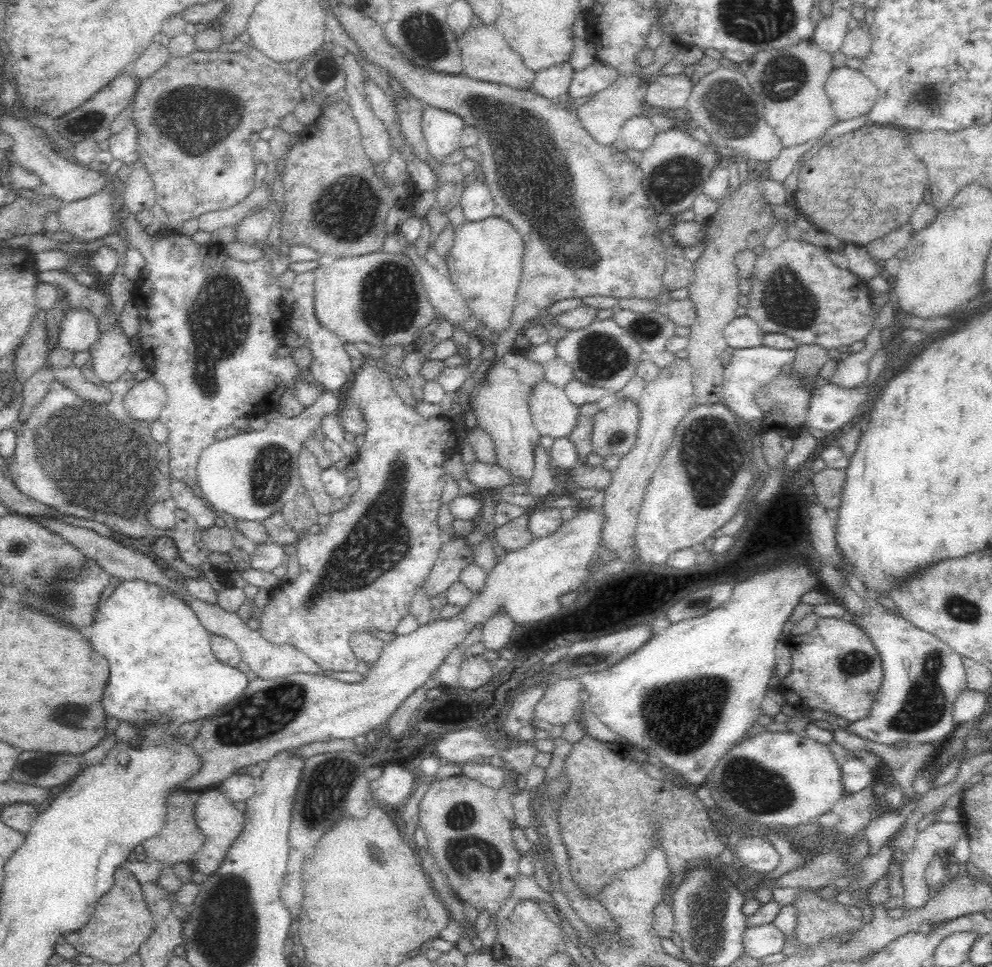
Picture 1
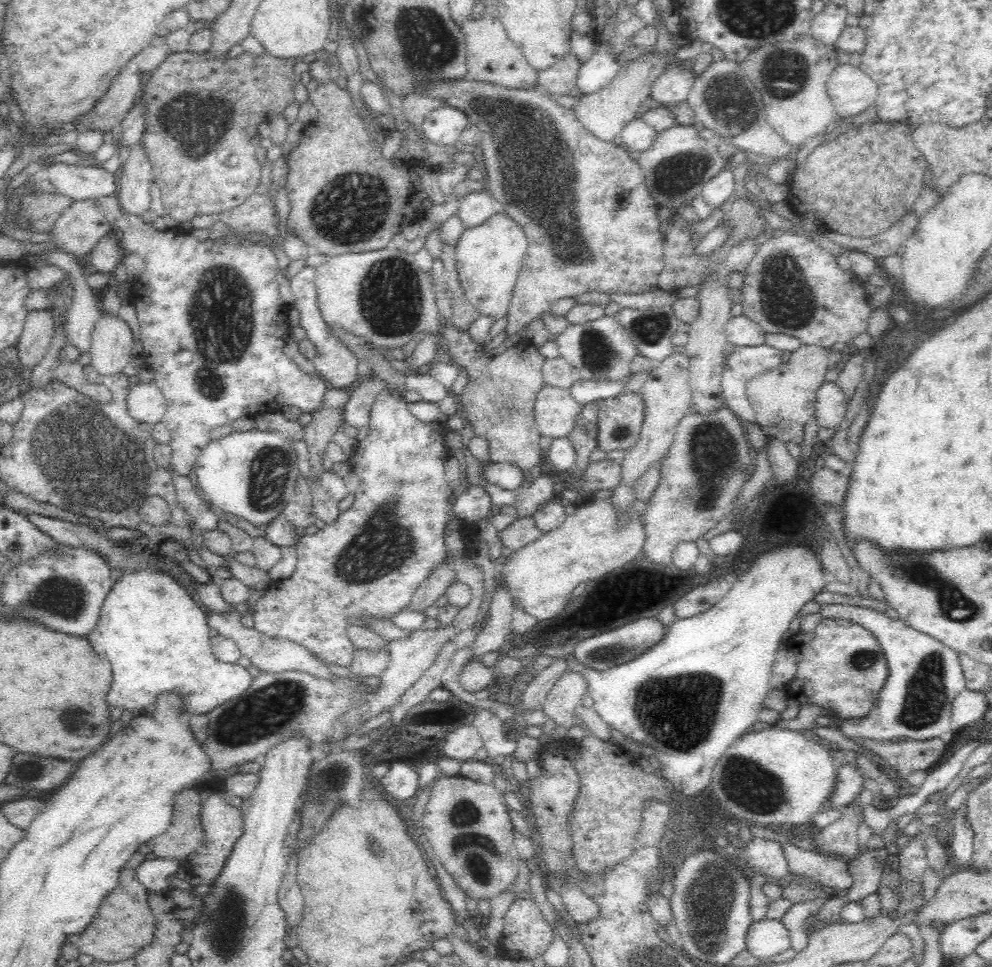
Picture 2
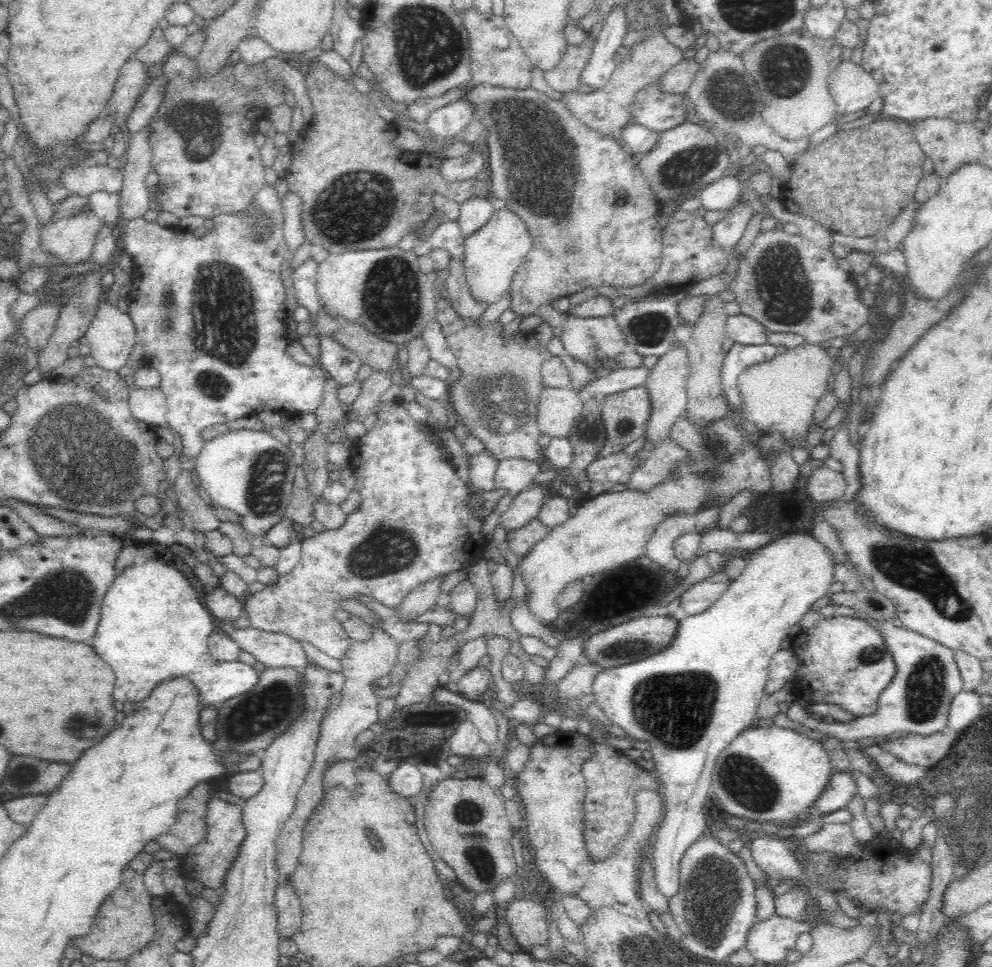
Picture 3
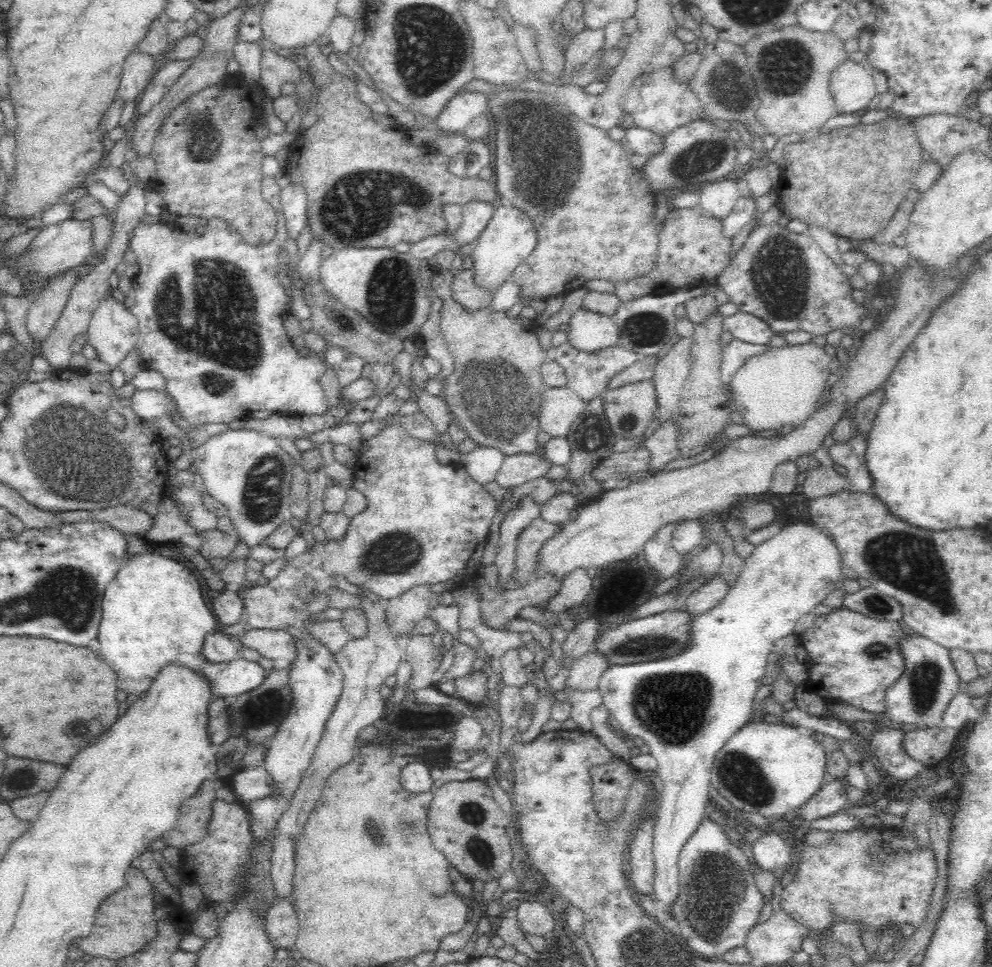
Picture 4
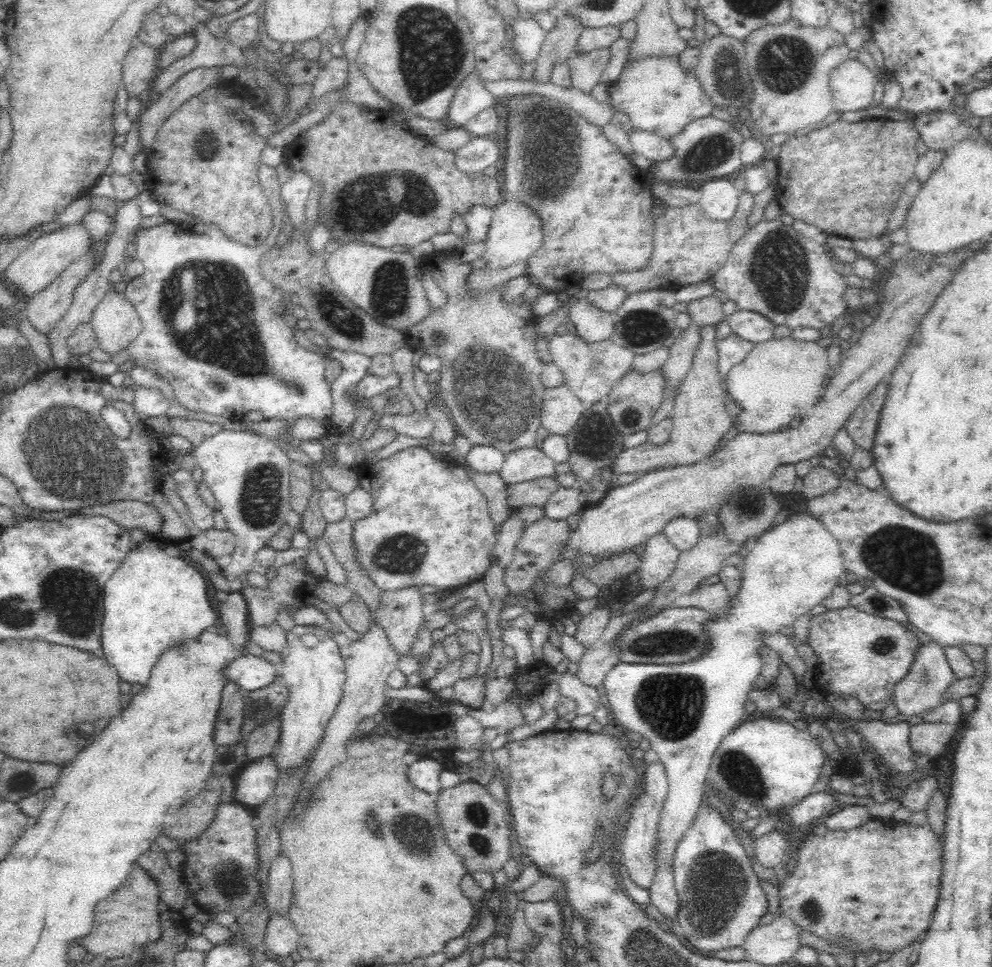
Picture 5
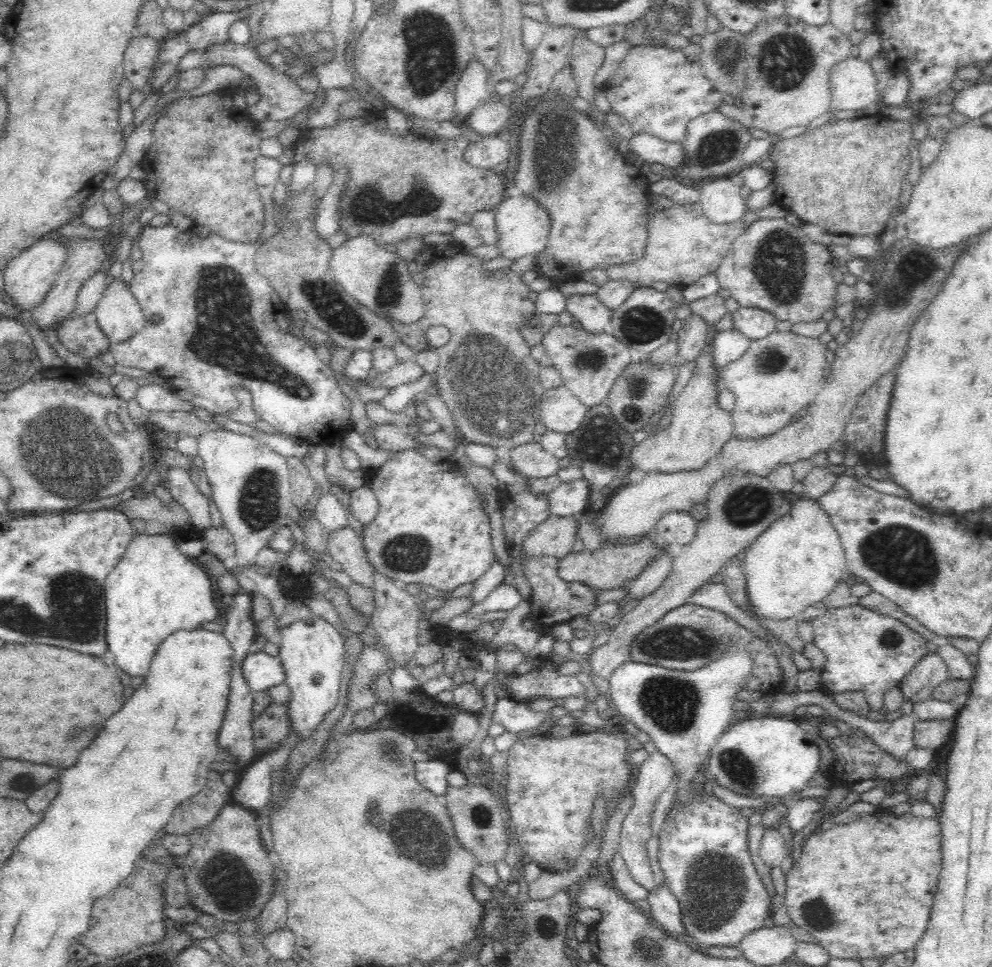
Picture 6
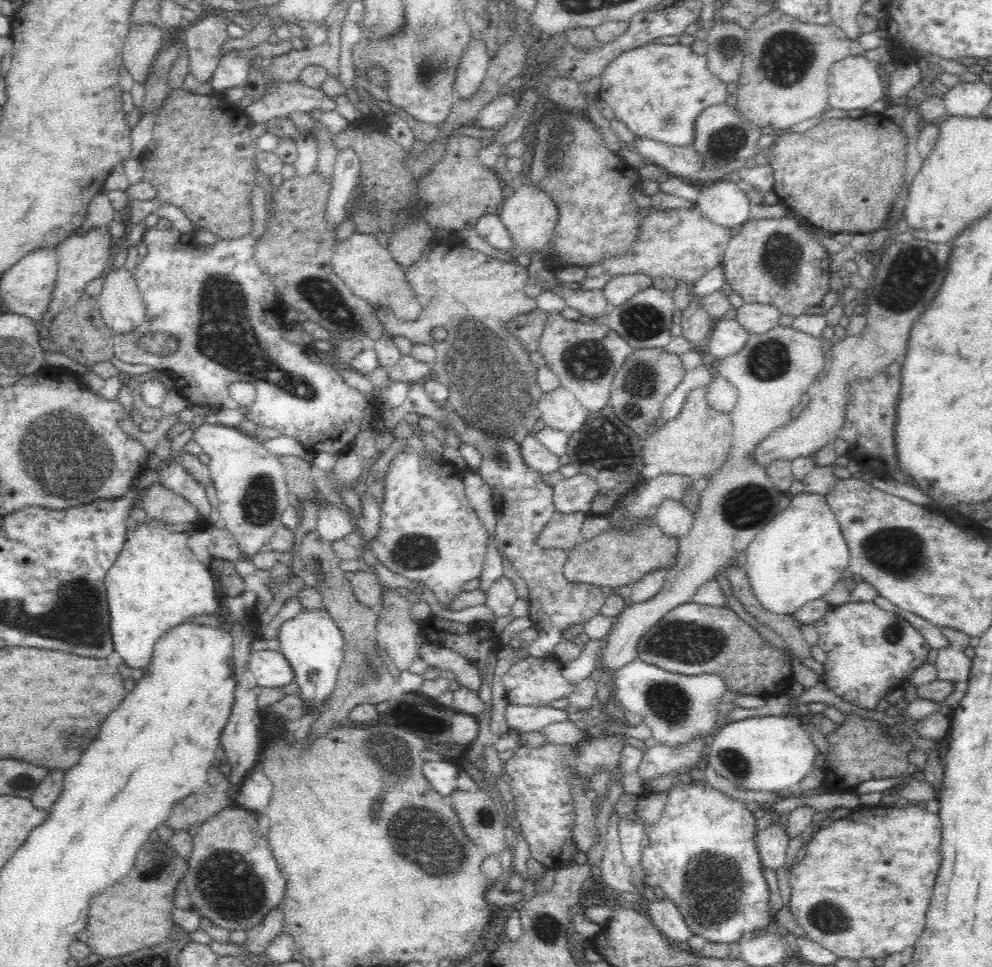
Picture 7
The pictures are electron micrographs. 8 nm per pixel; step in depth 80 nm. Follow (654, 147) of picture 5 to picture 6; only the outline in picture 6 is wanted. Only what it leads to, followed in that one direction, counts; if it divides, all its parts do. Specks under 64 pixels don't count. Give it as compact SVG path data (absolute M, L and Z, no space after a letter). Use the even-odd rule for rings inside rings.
M646 132L630 136L629 150L645 165L658 163L669 170L684 164L684 149L679 142L668 142Z

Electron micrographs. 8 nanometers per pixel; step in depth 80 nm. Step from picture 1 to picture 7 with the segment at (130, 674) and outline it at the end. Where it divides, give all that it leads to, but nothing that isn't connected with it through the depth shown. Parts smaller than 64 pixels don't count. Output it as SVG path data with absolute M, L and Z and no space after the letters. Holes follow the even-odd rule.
M145 523L132 524L132 529L127 532L123 549L105 576L113 650L130 668L146 668L152 658L156 642L172 628L190 623L196 616L214 616L218 612L216 588L210 568L198 561L188 549L186 544L188 537L189 533L186 531L170 532L168 525L151 528ZM277 650L251 651L248 669L255 676L255 686L279 688L292 683L292 667Z

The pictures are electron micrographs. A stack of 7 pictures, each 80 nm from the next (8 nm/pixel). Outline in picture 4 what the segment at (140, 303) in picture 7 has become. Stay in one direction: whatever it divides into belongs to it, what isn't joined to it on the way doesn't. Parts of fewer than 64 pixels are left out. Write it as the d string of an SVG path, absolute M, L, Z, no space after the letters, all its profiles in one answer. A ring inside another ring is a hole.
M109 295L93 312L86 333L87 344L95 348L97 358L115 369L136 346L138 321Z

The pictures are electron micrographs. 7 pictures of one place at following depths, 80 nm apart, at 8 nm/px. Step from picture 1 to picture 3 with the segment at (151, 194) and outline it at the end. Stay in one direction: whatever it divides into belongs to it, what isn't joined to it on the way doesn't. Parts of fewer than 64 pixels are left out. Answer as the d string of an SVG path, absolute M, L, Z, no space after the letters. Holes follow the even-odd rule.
M150 125L132 135L122 160L122 188L118 192L118 209L121 218L125 220L151 215L152 202L145 183L152 170L148 136Z

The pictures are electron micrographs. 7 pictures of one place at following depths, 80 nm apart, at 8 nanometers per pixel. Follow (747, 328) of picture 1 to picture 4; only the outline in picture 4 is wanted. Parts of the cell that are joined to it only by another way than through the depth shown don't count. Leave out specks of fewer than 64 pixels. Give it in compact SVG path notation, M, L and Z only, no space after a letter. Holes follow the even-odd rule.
M738 311L734 315L723 318L723 327L734 339L765 347L775 332L760 317Z

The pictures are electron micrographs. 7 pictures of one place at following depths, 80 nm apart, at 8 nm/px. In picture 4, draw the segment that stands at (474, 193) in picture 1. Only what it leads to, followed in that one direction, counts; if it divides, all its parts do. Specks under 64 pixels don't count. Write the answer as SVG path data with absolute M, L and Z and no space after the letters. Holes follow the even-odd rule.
M470 200L462 204L461 208L462 223L454 231L454 238L458 245L464 247L480 236L480 232L486 228L486 224L492 218L495 208L491 203L482 200Z

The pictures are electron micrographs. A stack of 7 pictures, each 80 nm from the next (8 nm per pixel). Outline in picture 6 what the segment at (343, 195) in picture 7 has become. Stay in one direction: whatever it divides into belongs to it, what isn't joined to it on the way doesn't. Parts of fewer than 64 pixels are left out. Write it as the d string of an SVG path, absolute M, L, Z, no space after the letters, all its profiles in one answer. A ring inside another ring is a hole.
M340 169L331 182L332 186L324 194L324 198L319 202L317 217L314 220L314 231L320 239L327 242L328 238L335 232L338 232L338 194L344 190L348 182L348 171Z

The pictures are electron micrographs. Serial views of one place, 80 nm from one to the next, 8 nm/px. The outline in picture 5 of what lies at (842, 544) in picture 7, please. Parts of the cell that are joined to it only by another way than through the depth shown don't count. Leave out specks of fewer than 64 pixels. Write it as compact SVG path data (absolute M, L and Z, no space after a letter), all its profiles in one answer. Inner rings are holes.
M796 512L792 514L788 521L784 524L775 526L769 531L765 531L759 537L751 542L749 553L746 557L741 559L742 565L742 585L738 594L730 596L728 600L728 610L724 614L715 613L712 615L710 620L704 622L704 631L708 635L708 648L704 648L704 652L700 652L700 656L688 660L688 662L680 662L680 664L632 664L619 662L614 664L610 670L606 673L606 676L602 682L605 690L605 695L608 698L610 708L612 710L613 723L617 726L618 730L622 733L623 731L630 731L638 734L642 734L643 738L650 741L651 749L656 752L659 758L659 762L664 765L664 773L666 773L666 780L668 781L668 792L665 796L663 806L660 810L660 818L657 826L657 834L655 837L656 844L653 848L654 860L656 863L655 877L652 886L649 888L651 904L656 906L664 916L667 918L667 926L670 925L671 921L677 918L679 896L675 887L673 866L671 865L672 859L675 855L676 847L682 838L682 835L688 830L688 827L694 822L696 815L698 814L700 805L702 805L702 796L708 794L710 790L710 783L706 780L709 772L709 766L711 765L711 758L719 747L721 740L728 736L730 732L734 732L736 728L745 721L747 713L744 709L749 699L749 694L754 690L755 680L758 679L760 671L762 670L762 659L761 648L764 646L763 639L771 634L783 633L786 627L792 627L794 622L799 616L808 615L810 610L814 606L818 606L824 598L832 595L834 588L839 586L838 580L841 576L845 575L845 564L844 559L841 555L840 545L838 541L834 539L834 536L828 532L828 529L821 525L821 523L813 518L808 512Z

